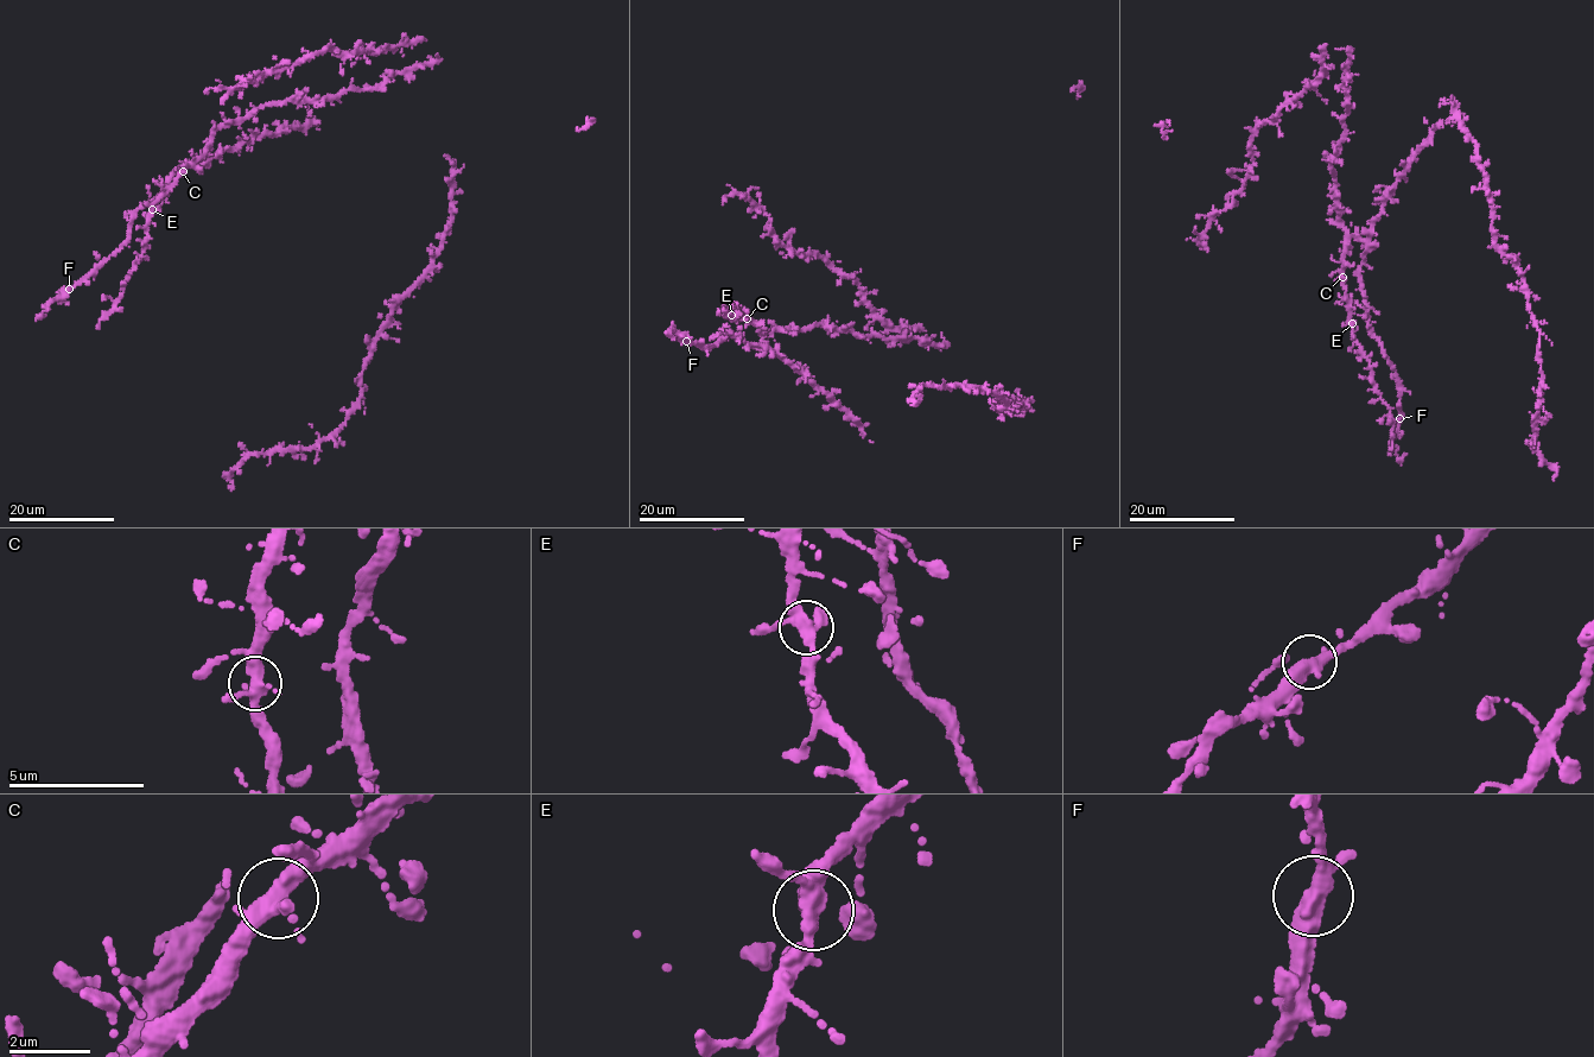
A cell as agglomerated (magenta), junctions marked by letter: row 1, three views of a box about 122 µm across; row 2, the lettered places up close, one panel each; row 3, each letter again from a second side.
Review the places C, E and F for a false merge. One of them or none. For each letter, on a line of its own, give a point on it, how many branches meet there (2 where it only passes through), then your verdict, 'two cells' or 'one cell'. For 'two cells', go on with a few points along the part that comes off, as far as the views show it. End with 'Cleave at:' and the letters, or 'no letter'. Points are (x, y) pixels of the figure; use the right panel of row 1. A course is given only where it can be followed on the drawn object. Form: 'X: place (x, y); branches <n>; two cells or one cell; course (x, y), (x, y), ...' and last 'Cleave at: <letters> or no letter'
C: place (1342, 277); branches 4; one cell
E: place (1352, 323); branches 4; one cell
F: place (1399, 418); branches 4; one cell
Cleave at: no letter

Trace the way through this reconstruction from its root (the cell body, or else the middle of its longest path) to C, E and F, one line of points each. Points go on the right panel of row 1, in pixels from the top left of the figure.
C: (1358, 74), (1342, 83), (1348, 107), (1344, 116), (1345, 131), (1331, 164), (1337, 215), (1347, 236), (1342, 277)
E: (1358, 74), (1342, 83), (1348, 107), (1331, 168), (1337, 215), (1347, 236), (1341, 273), (1352, 323)
F: (1358, 74), (1342, 83), (1348, 107), (1331, 170), (1341, 225), (1369, 247), (1366, 316), (1396, 373), (1399, 418)

